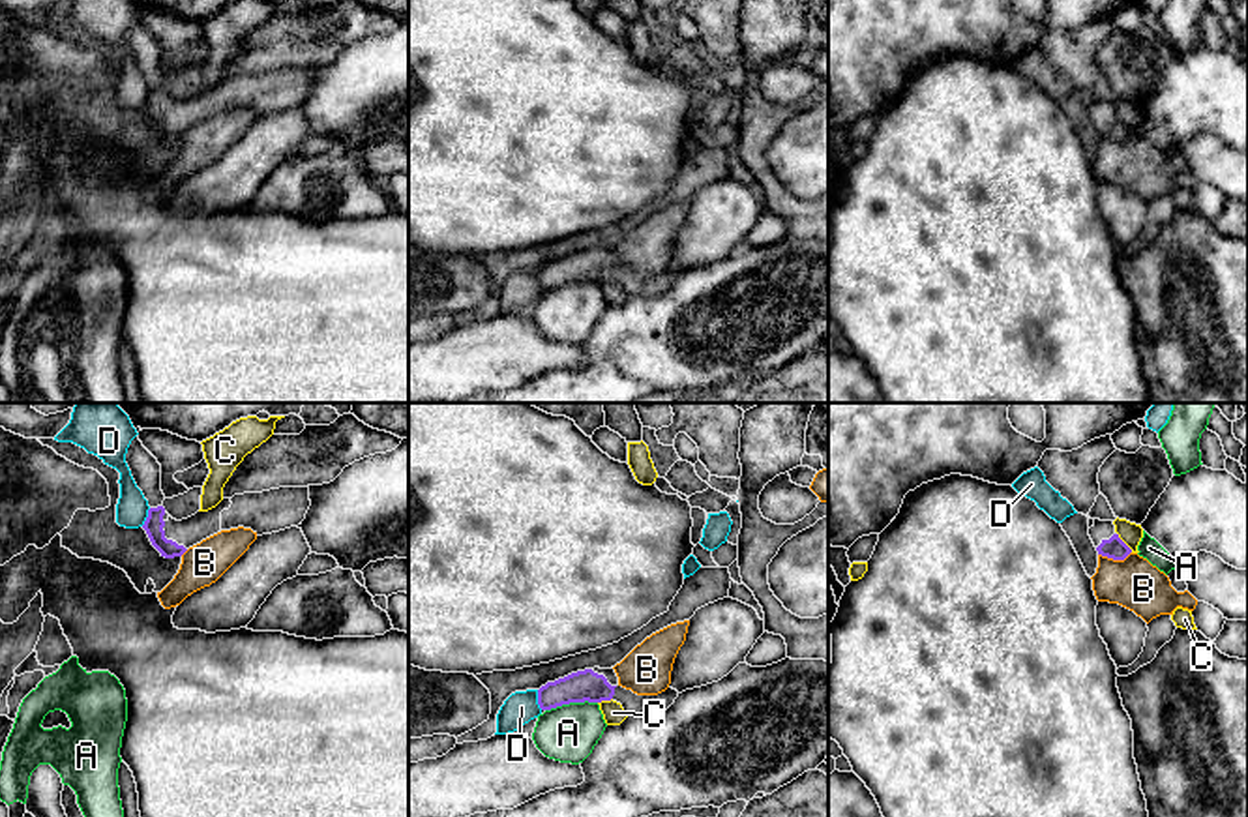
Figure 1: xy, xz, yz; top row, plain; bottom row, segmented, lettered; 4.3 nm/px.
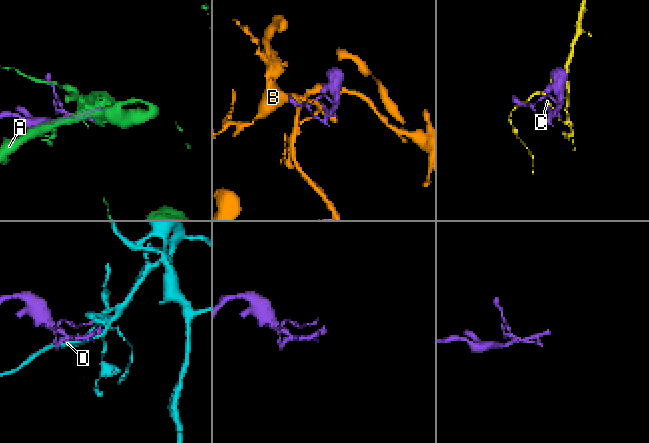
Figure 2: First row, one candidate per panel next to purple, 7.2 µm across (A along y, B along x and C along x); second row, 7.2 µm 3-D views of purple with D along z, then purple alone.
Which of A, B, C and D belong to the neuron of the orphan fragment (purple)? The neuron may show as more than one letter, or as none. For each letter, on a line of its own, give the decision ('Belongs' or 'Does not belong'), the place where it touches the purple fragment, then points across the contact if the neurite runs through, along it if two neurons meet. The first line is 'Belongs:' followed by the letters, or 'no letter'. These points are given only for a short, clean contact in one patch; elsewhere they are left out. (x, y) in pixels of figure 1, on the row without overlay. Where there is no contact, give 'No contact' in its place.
Belongs: no letter
A: Does not belong. Touches purple at xz (570, 282)
B: Does not belong. Touches purple at yz (1114, 139)
C: Does not belong. Touches purple at yz (1123, 122). Boundary: yz (1117, 113), (1132, 132)
D: Does not belong. Touches purple at xz (538, 280)

